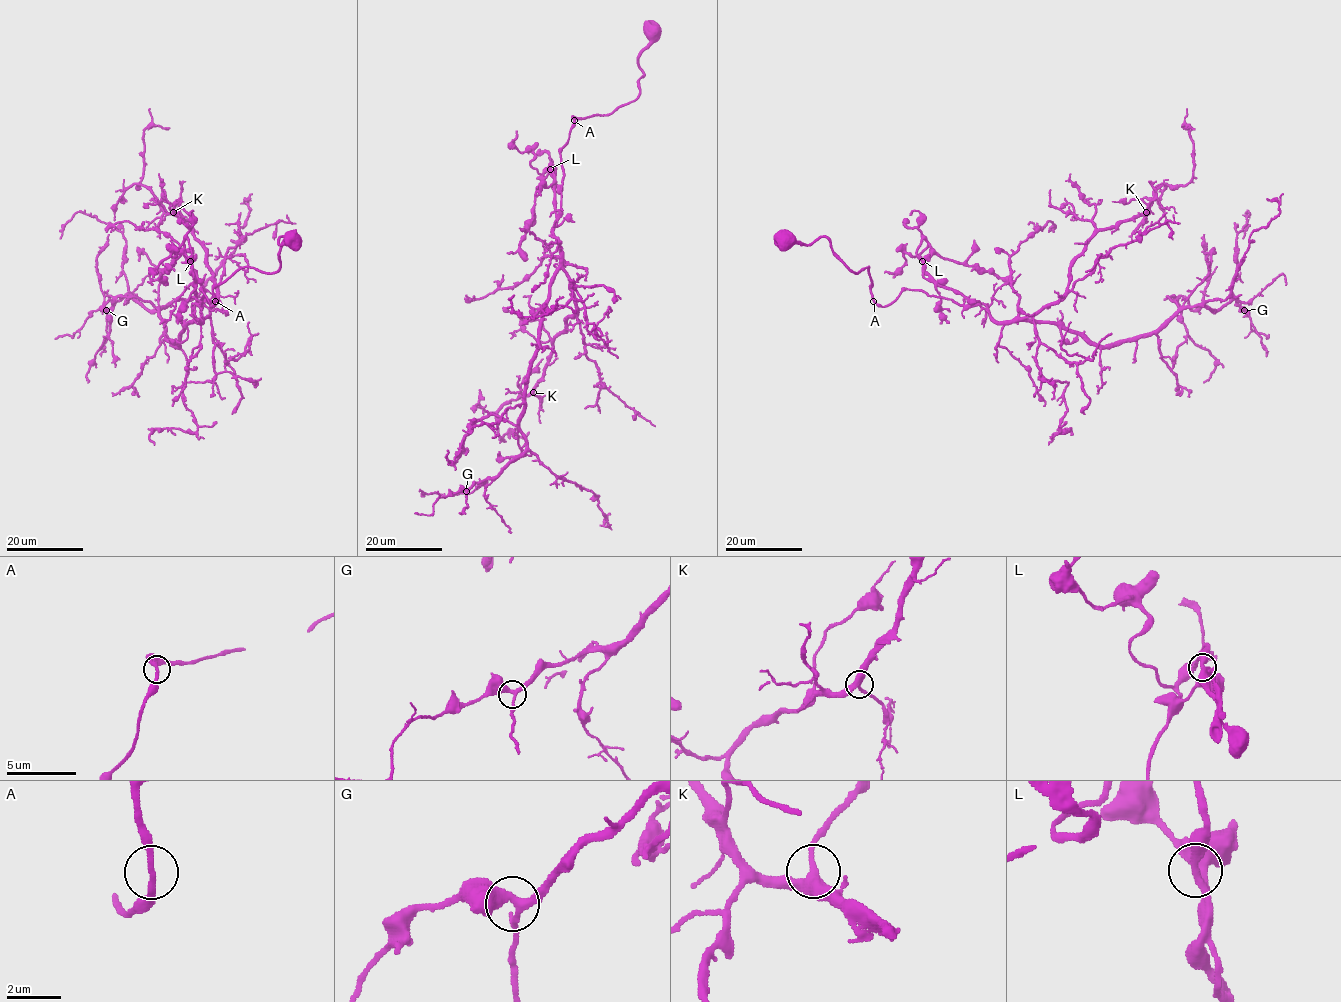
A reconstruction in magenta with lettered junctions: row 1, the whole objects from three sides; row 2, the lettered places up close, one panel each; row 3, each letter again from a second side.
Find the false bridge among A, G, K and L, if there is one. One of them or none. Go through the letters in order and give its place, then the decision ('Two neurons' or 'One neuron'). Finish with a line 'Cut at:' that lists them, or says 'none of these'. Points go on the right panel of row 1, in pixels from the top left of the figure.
A: Place: (873, 301). One neuron
G: Place: (1244, 310). One neuron
K: Place: (1146, 212). One neuron
L: Place: (922, 261). One neuron
Cut at: none of these

